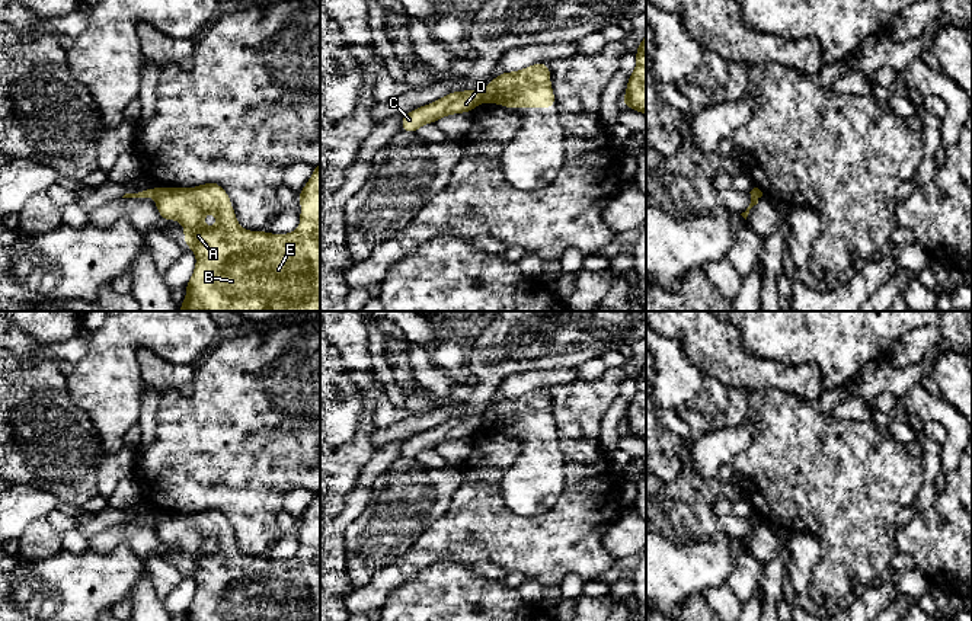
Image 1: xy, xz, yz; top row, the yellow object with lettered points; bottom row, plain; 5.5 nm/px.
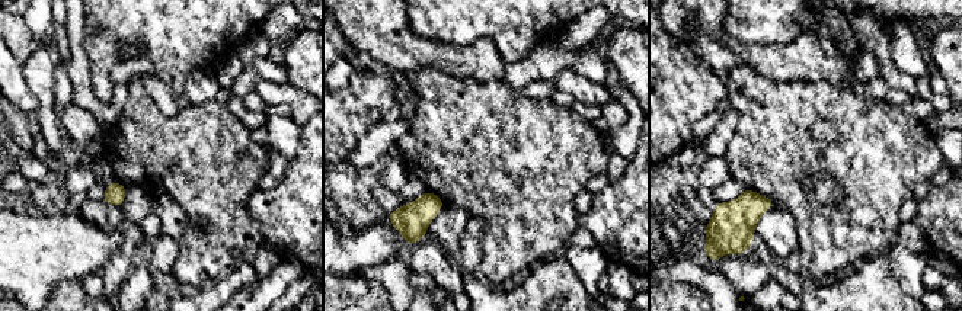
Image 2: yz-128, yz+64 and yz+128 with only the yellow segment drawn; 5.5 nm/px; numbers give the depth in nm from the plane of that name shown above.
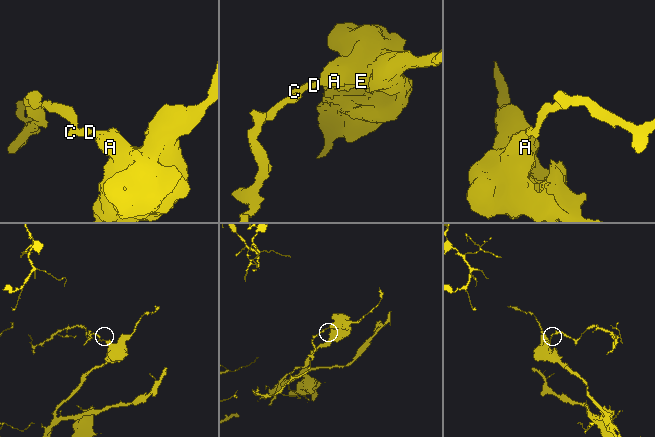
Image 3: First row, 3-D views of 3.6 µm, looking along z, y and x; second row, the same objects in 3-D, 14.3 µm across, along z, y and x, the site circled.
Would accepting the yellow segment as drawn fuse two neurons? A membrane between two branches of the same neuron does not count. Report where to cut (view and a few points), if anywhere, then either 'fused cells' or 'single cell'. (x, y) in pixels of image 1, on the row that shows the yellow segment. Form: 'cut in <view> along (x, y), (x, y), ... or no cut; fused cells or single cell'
cut in xz along (480, 92), (483, 101); fused cells

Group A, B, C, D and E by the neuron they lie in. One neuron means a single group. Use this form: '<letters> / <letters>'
A B E / C D

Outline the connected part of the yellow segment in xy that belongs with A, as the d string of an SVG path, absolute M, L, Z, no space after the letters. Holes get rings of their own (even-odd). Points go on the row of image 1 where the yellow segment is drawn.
M320 164L300 191L300 227L290 234L247 231L236 220L236 211L227 192L215 182L192 189L160 186L156 189L156 207L163 220L183 224L183 241L196 256L196 266L186 285L186 298L180 311L320 311ZM212 212L215 227L207 227L204 217Z

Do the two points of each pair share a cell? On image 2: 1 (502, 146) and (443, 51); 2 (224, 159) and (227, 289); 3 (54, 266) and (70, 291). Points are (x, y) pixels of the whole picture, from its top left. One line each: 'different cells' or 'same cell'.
1: different cells
2: different cells
3: different cells

